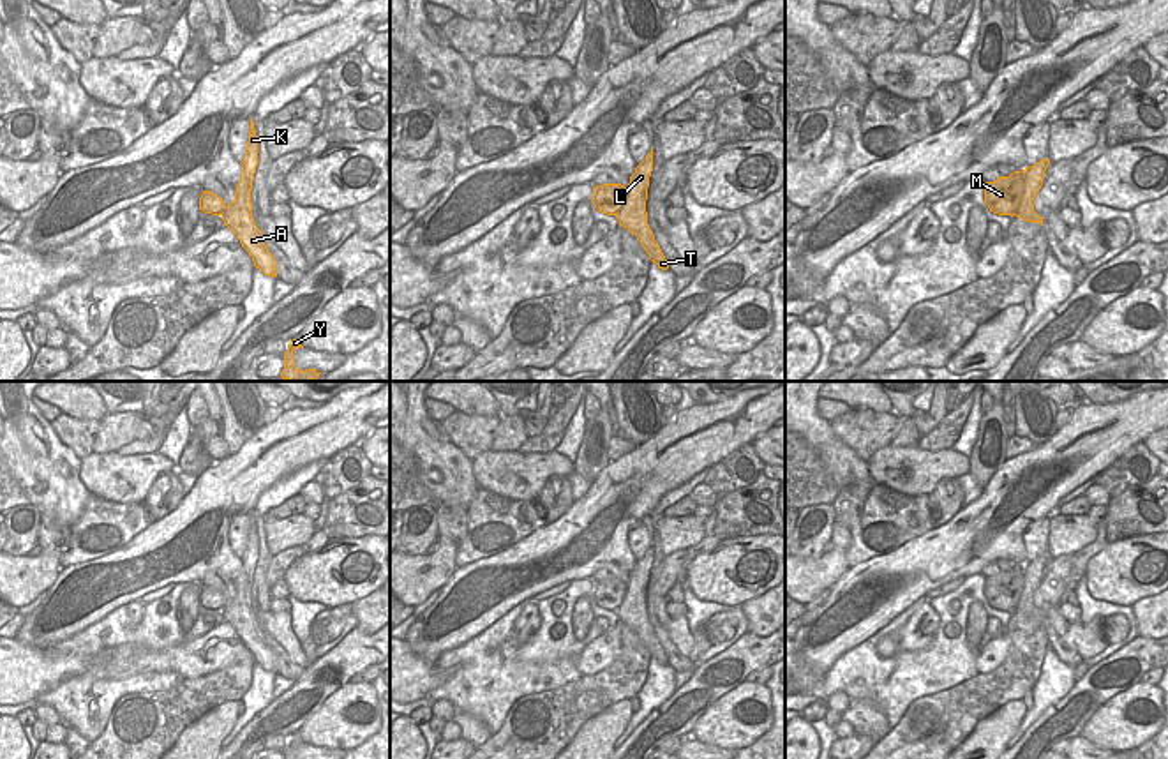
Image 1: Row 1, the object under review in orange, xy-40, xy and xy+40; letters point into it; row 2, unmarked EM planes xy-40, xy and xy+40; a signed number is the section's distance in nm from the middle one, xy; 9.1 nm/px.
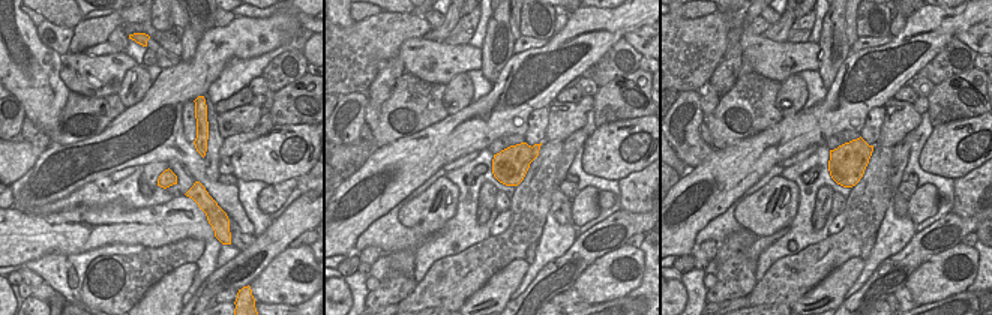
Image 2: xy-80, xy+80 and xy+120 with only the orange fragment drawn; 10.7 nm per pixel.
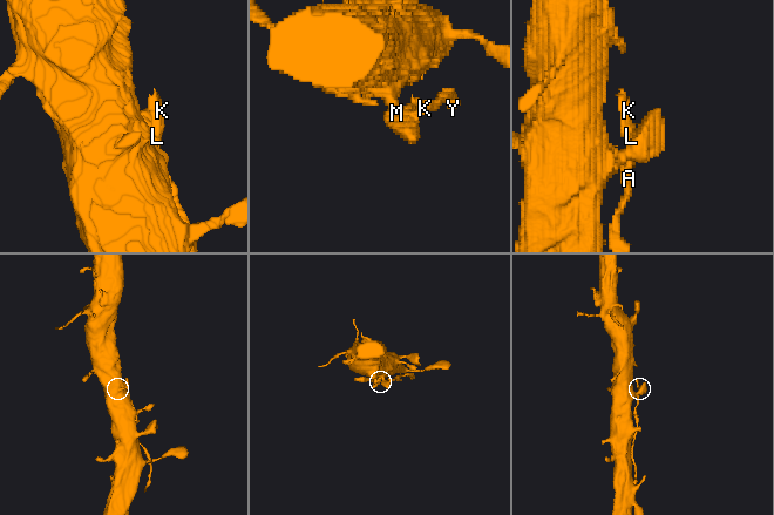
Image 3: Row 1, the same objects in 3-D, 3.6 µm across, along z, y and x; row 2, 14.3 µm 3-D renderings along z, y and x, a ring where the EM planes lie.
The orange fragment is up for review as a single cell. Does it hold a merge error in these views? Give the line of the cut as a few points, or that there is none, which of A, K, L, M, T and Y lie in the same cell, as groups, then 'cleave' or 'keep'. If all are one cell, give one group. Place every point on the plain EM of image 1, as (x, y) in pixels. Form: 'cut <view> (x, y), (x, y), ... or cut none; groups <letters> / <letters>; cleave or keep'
cut xy+40 (1024, 565), (1024, 592), (1013, 609); groups A K L T Y / M; cleave

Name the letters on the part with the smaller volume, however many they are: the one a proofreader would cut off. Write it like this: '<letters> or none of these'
A, K, L, T, Y

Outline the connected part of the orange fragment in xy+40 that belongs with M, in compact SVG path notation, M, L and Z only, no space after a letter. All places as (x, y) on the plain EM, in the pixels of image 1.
M1013 567L1009 572L999 572L985 581L985 598L990 607L999 611L1015 611L1025 588L1025 570Z

